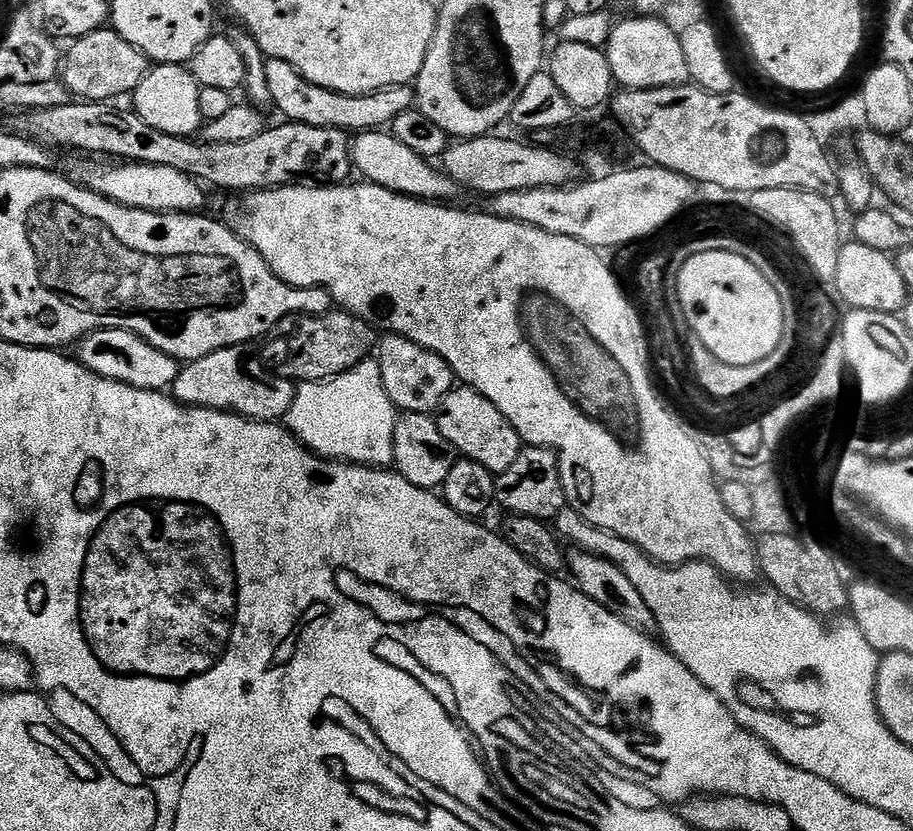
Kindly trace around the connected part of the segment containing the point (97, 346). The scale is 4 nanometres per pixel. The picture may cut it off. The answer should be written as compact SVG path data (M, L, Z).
M101 328L80 340L78 347L80 363L94 374L147 392L171 389L180 377L181 365L172 356L159 352L127 328Z

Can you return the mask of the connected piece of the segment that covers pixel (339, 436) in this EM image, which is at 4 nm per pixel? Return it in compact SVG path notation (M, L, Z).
M366 358L342 375L331 376L329 380L301 383L288 411L286 427L303 447L323 459L365 466L388 466L393 463L397 419L398 409L386 394L379 363L375 359Z

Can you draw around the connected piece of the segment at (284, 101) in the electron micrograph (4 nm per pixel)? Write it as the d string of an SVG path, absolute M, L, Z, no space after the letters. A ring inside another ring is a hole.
M281 60L267 61L265 89L285 121L304 124L307 128L339 128L347 134L387 129L393 120L409 111L414 104L414 92L408 86L385 89L371 96L343 96L340 92L307 84L289 64Z

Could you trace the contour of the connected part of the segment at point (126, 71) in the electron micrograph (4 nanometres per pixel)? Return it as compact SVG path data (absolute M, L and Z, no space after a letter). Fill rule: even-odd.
M101 30L84 36L71 45L72 49L66 52L62 60L62 81L73 92L75 99L80 102L112 102L119 96L135 93L142 78L150 71L150 61L136 48L130 46L119 35L110 30Z

